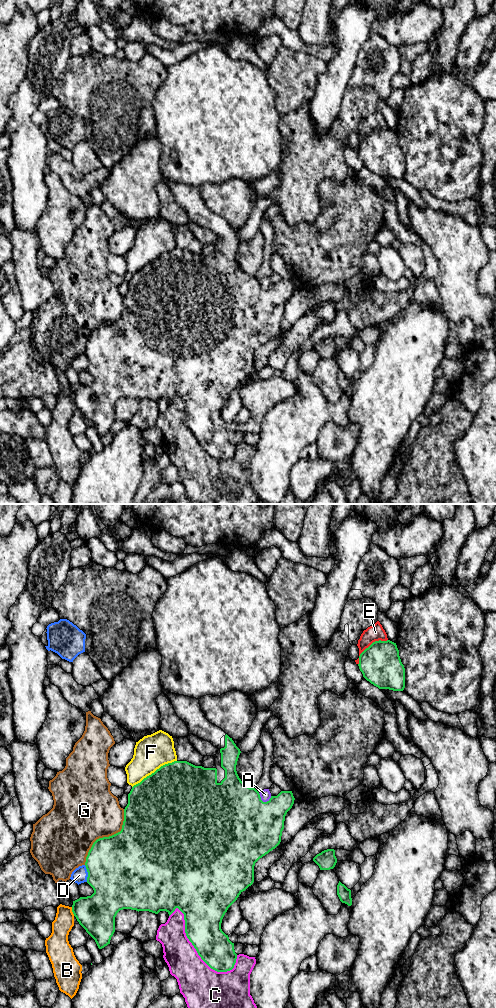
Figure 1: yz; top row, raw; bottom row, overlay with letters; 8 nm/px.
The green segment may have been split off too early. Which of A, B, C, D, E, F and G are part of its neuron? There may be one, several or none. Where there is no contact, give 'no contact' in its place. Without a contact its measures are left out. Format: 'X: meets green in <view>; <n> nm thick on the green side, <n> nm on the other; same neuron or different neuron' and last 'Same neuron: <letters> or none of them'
A: meets green in yz; 500 nm thick on the green side, 90 nm on the other; different neuron
B: meets green in yz; 300 nm thick on the green side, 160 nm on the other; different neuron
C: meets green in yz; 300 nm thick on the green side, 300 nm on the other; different neuron
D: meets green in yz; 500 nm thick on the green side, 120 nm on the other; different neuron
E: meets green in yz; 320 nm thick on the green side, 130 nm on the other; different neuron
F: meets green in yz; 500 nm thick on the green side, 280 nm on the other; different neuron
G: meets green in yz; 500 nm thick on the green side, 460 nm on the other; different neuron
Same neuron: none of them

